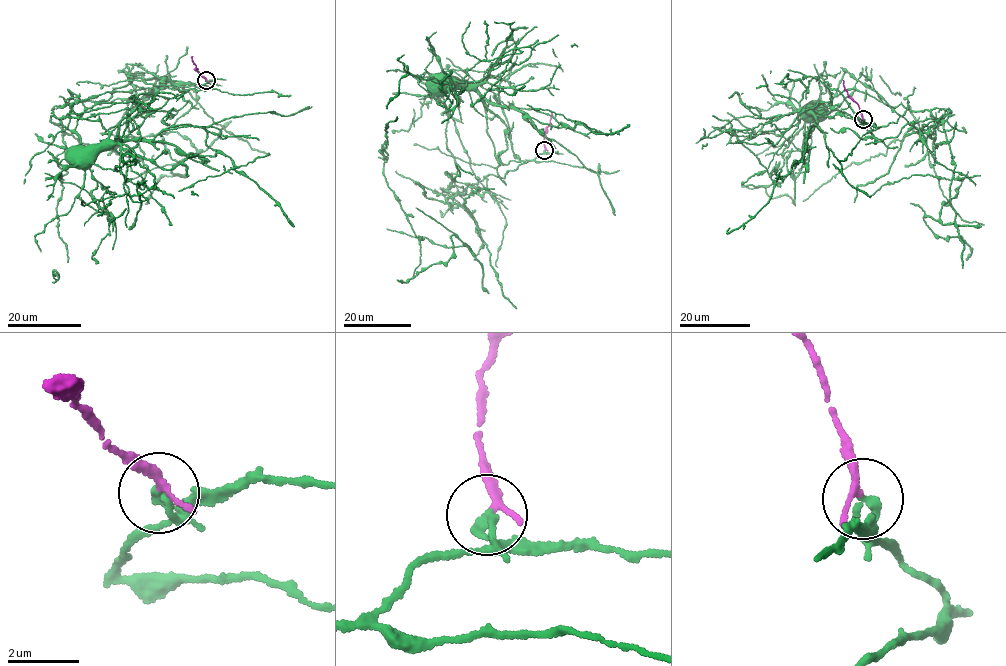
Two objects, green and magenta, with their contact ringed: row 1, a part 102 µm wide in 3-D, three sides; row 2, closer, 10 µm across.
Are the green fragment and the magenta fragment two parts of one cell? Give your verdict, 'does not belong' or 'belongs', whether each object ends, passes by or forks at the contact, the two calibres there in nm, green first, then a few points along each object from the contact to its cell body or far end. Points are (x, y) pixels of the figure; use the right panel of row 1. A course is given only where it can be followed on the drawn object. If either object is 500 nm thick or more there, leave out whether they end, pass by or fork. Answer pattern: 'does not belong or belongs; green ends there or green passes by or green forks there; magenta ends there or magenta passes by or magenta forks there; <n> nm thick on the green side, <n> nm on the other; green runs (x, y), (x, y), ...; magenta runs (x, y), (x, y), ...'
does not belong; green ends there; magenta passes by; 280 nm thick on the green side, 170 nm on the other; green runs (862, 119), (876, 130), (840, 114), (816, 115), (812, 103), (808, 106); magenta runs (862, 119), (843, 80)

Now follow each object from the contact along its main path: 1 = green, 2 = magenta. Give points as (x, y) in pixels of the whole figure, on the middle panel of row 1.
1: (545, 150), (529, 161), (521, 160), (513, 152), (507, 127), (488, 109), (482, 97), (440, 76)
2: (545, 150), (543, 141), (552, 113)

